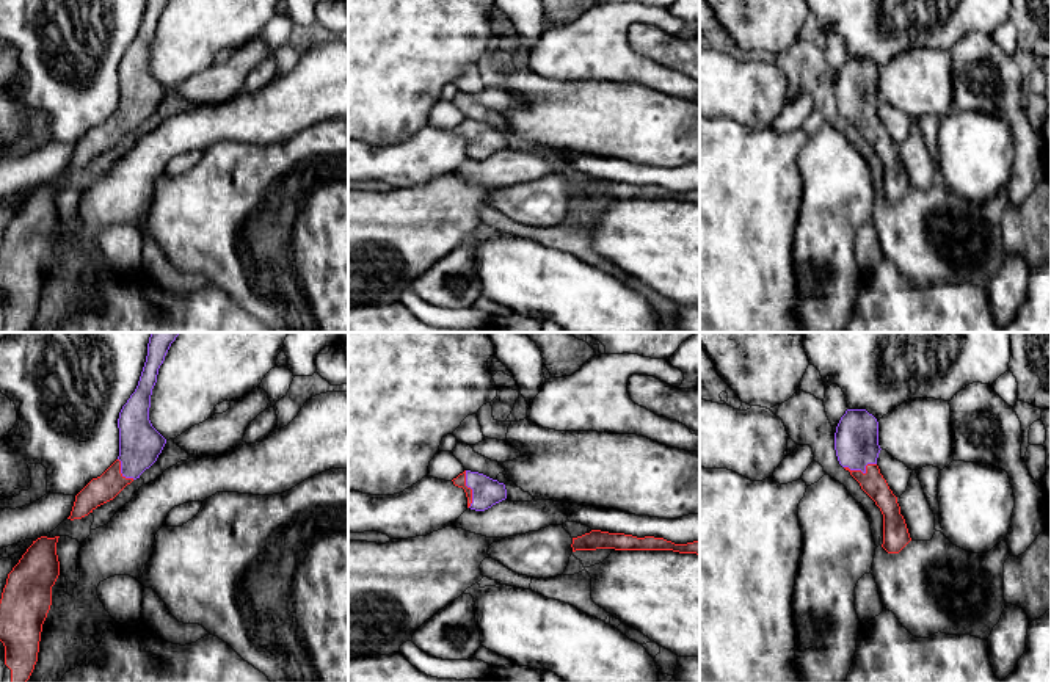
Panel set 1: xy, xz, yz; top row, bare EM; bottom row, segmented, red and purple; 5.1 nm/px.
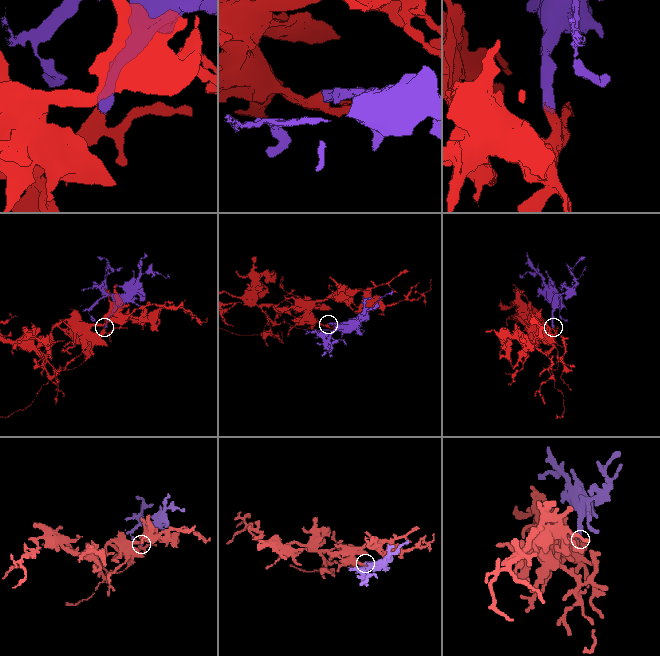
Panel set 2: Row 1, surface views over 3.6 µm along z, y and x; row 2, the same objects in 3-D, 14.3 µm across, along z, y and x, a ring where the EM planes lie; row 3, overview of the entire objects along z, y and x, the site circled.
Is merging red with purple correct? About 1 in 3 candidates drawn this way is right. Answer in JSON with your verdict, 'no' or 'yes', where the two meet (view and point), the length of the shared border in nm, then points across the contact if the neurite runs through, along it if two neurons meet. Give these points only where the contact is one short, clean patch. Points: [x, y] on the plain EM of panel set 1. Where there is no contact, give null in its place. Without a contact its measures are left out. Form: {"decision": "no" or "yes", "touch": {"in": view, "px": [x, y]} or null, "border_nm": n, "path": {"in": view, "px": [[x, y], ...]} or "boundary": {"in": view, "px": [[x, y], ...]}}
{"decision": "yes", "touch": {"in": "xz", "px": [471, 138]}, "border_nm": 190, "path": {"in": "xz", "px": [[460, 129], [471, 138], [485, 140]]}}

